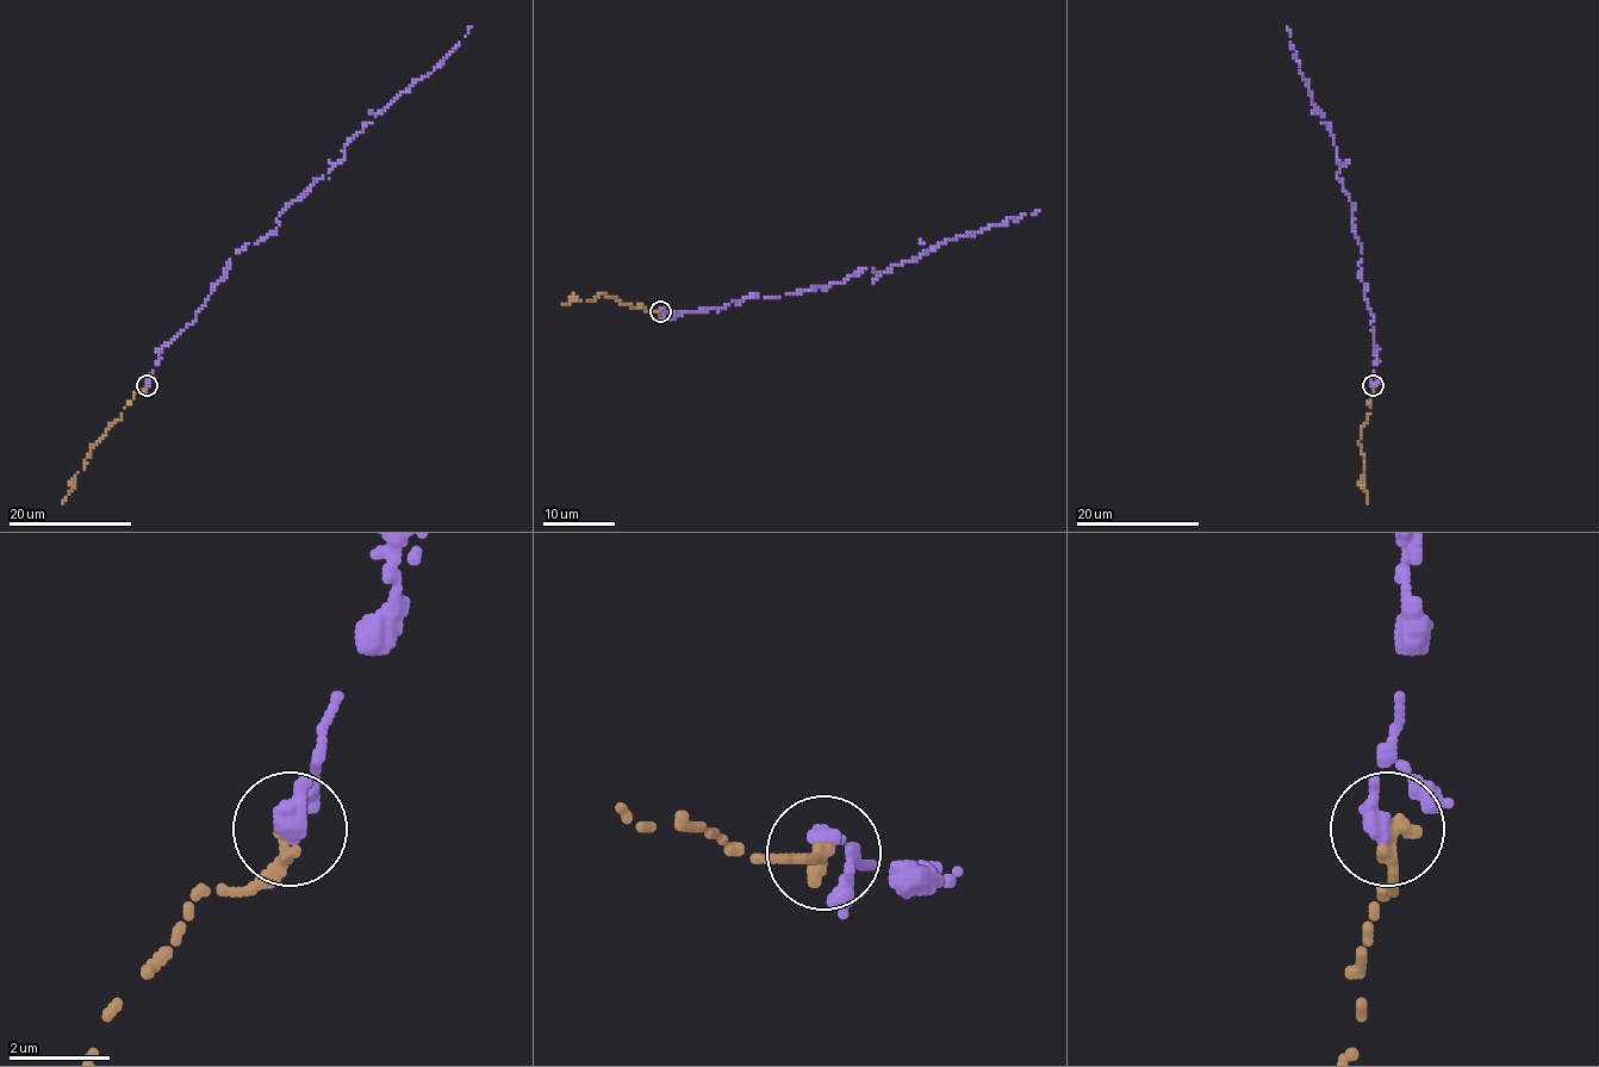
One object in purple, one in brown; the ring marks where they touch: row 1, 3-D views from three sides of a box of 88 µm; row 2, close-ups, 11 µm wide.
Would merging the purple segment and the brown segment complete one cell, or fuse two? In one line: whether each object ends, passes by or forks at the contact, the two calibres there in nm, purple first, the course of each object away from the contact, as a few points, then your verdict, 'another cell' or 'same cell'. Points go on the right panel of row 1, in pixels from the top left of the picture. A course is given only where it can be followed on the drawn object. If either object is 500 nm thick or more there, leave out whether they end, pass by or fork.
purple ends | brown ends | 420/380 nm | purple via (1373, 385), (1373, 320), (1352, 204), (1336, 178), (1341, 161), (1307, 92), (1288, 28) | brown via (1374, 385), (1358, 444), (1363, 454), (1362, 488), (1367, 504) | same cell

